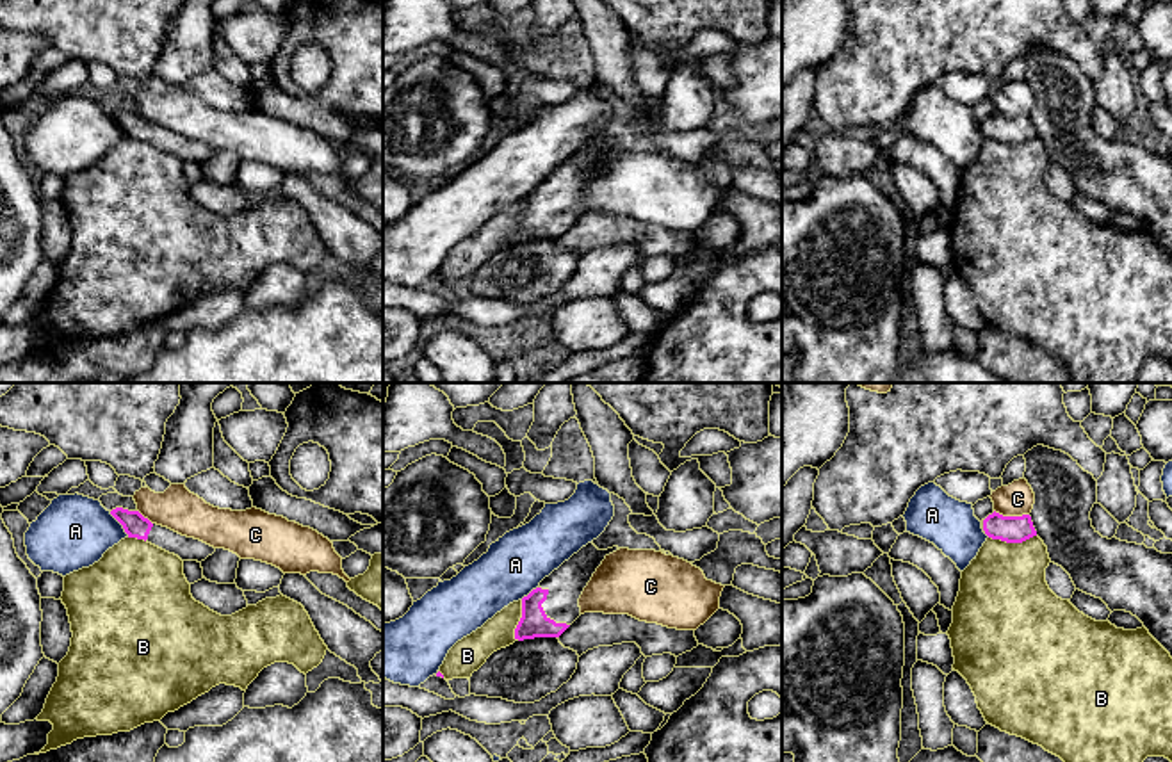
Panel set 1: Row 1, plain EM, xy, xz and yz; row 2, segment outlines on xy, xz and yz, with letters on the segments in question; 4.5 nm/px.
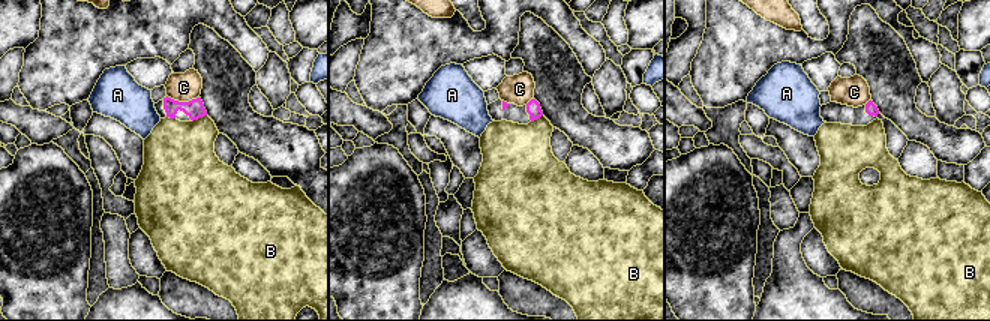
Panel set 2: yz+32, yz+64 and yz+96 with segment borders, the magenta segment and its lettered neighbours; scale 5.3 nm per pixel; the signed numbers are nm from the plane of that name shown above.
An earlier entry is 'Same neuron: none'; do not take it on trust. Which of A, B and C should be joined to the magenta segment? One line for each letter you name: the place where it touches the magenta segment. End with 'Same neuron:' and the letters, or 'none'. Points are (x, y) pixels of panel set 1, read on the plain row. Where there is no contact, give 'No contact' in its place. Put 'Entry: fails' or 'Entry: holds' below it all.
Same neuron: none
Entry: holds

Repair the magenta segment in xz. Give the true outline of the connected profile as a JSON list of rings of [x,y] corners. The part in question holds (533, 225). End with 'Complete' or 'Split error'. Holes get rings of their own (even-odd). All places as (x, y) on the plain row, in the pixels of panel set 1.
[[[591,142],[545,178],[522,199],[515,240],[559,239],[581,217],[579,199],[593,174],[616,151],[598,151]]]. Split error

